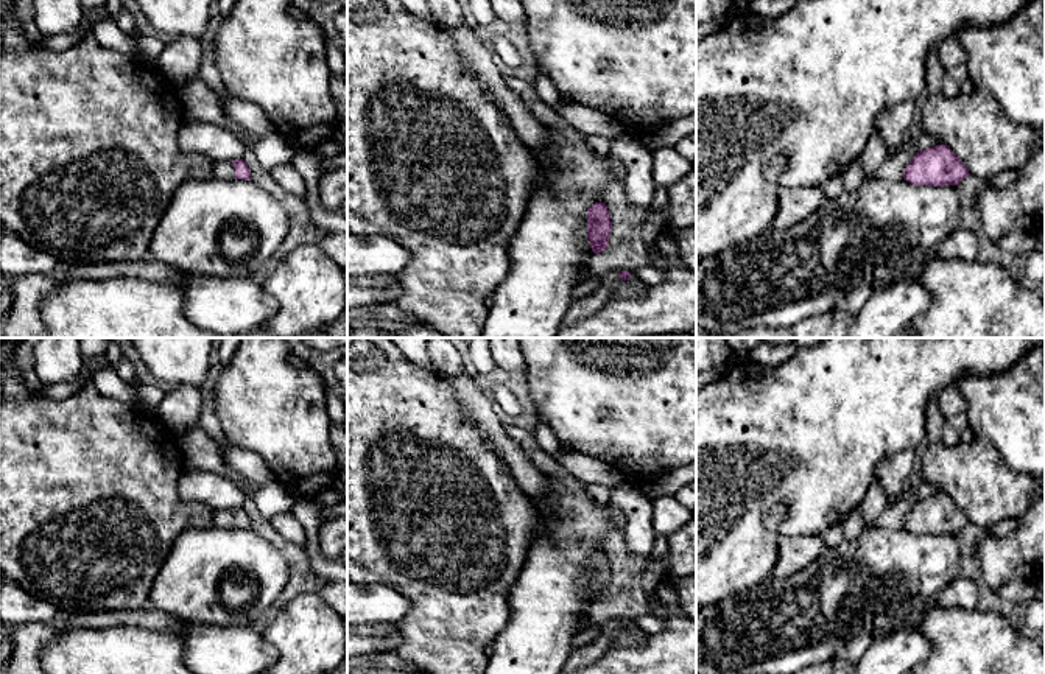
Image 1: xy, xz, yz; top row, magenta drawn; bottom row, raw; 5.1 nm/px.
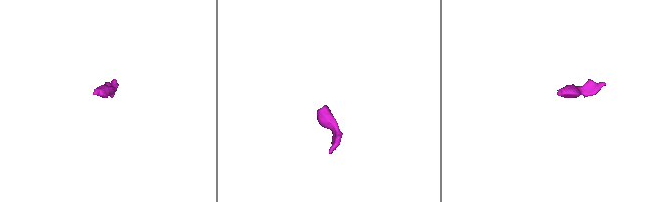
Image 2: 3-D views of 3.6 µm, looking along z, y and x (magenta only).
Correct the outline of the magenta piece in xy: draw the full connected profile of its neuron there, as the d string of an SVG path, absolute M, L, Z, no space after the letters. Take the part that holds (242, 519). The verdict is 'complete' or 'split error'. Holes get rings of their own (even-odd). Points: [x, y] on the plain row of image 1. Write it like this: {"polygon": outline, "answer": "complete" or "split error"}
{"polygon": "M243 507L215 509L212 514L212 521L220 528L251 528L251 518Z", "answer": "split error"}

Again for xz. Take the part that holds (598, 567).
{"polygon": "M595 551L587 559L587 587L593 602L606 599L610 587L610 562L606 551Z", "answer": "complete"}

